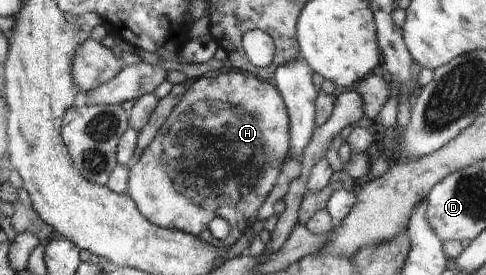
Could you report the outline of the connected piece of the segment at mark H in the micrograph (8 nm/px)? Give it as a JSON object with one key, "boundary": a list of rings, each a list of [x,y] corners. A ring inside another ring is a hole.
{"boundary":[[[231,69],[228,73],[221,73],[216,77],[202,75],[199,78],[191,80],[187,91],[183,94],[181,101],[173,108],[171,115],[165,123],[158,129],[157,135],[153,141],[144,149],[144,152],[137,158],[137,161],[128,169],[128,191],[129,197],[135,202],[137,209],[143,214],[148,222],[169,228],[179,230],[194,236],[202,236],[203,239],[216,248],[230,247],[241,237],[244,230],[253,226],[257,221],[257,211],[269,192],[275,187],[282,176],[280,174],[282,165],[290,153],[290,119],[288,111],[284,104],[284,99],[275,87],[273,82],[255,78],[247,72]],[[215,217],[222,217],[230,225],[230,232],[226,239],[218,240],[209,231],[209,222]]]}

